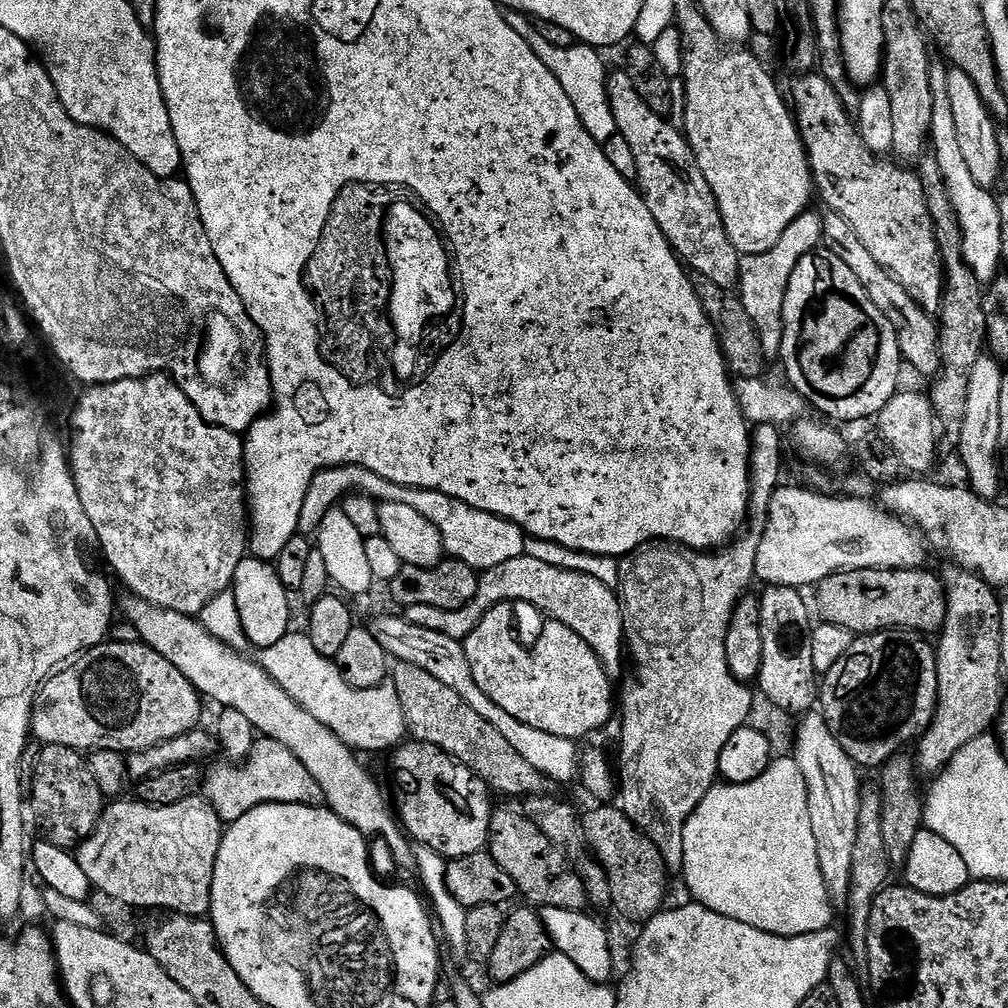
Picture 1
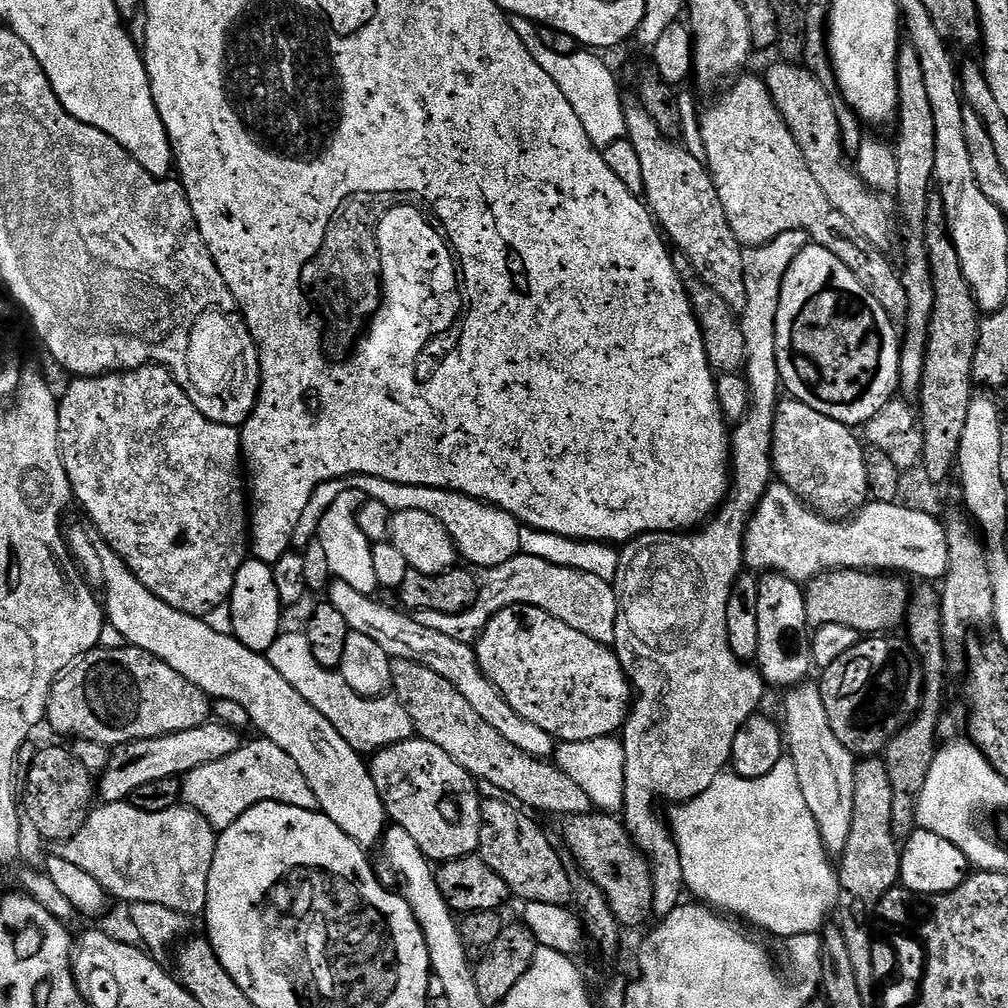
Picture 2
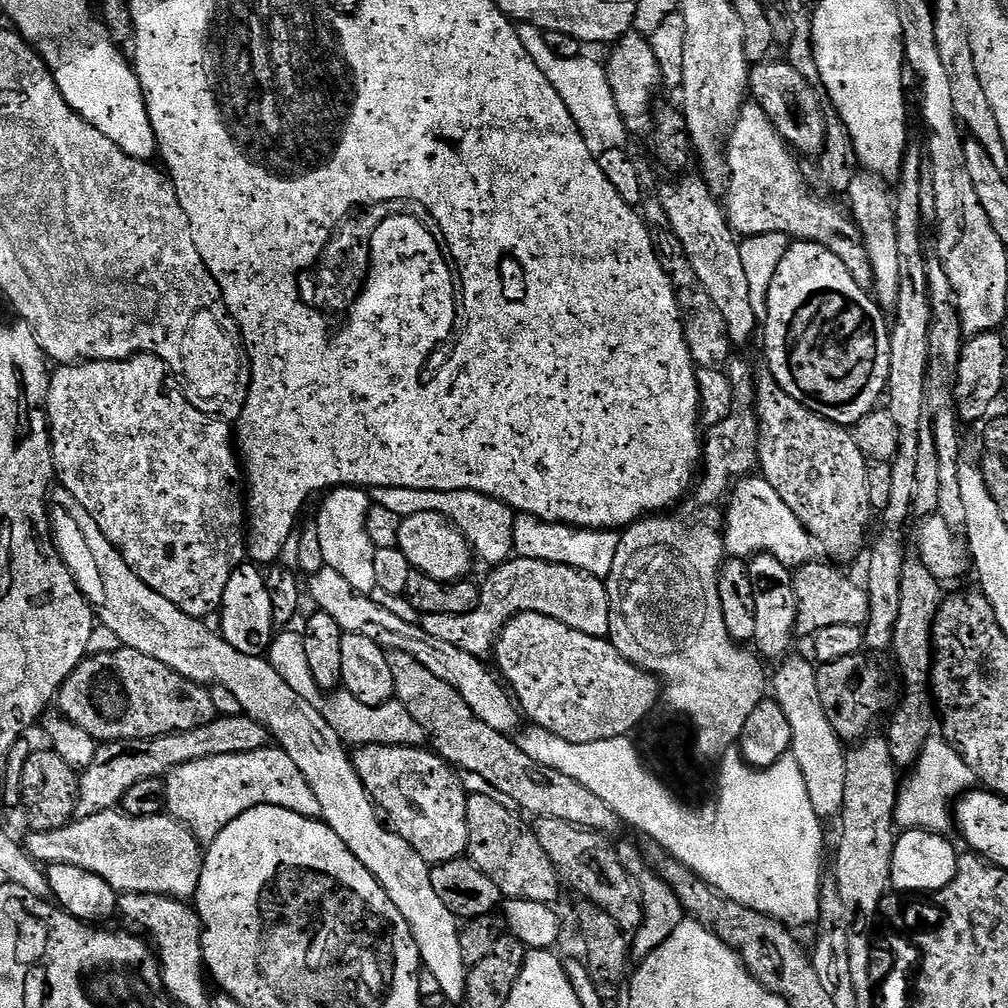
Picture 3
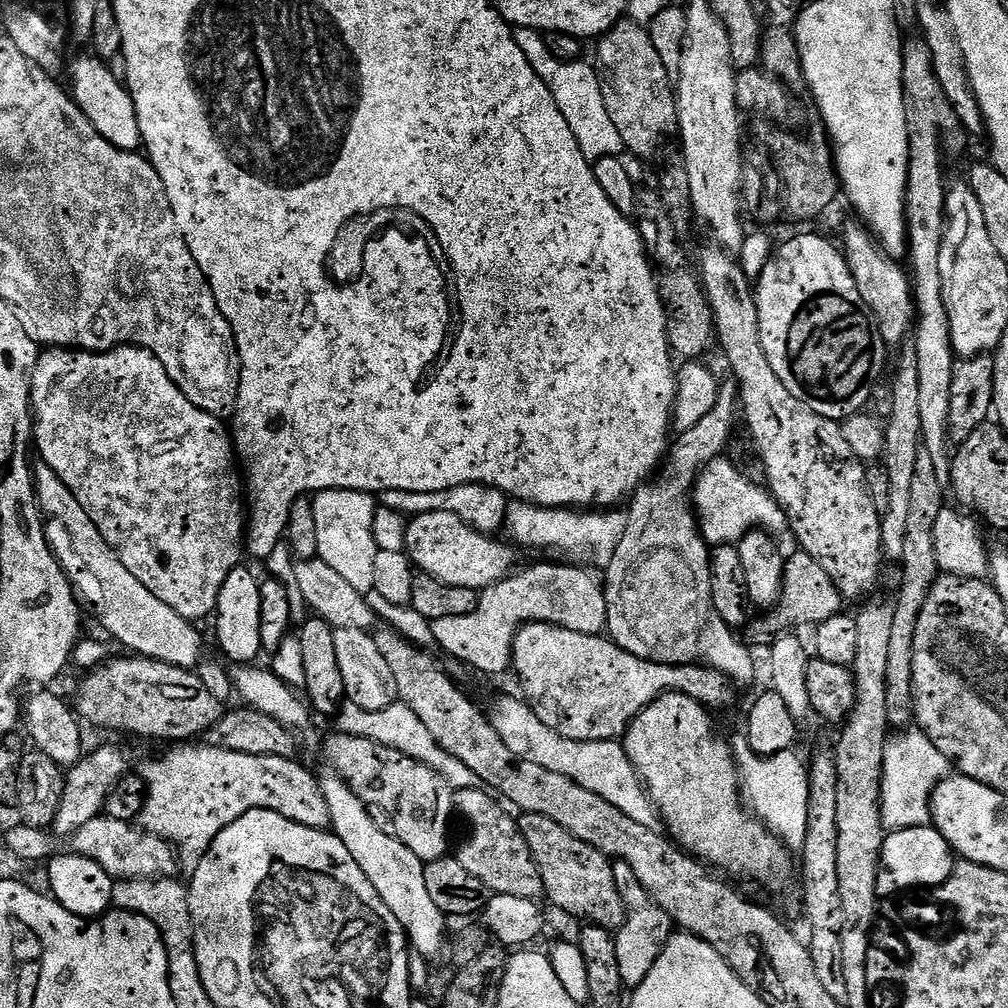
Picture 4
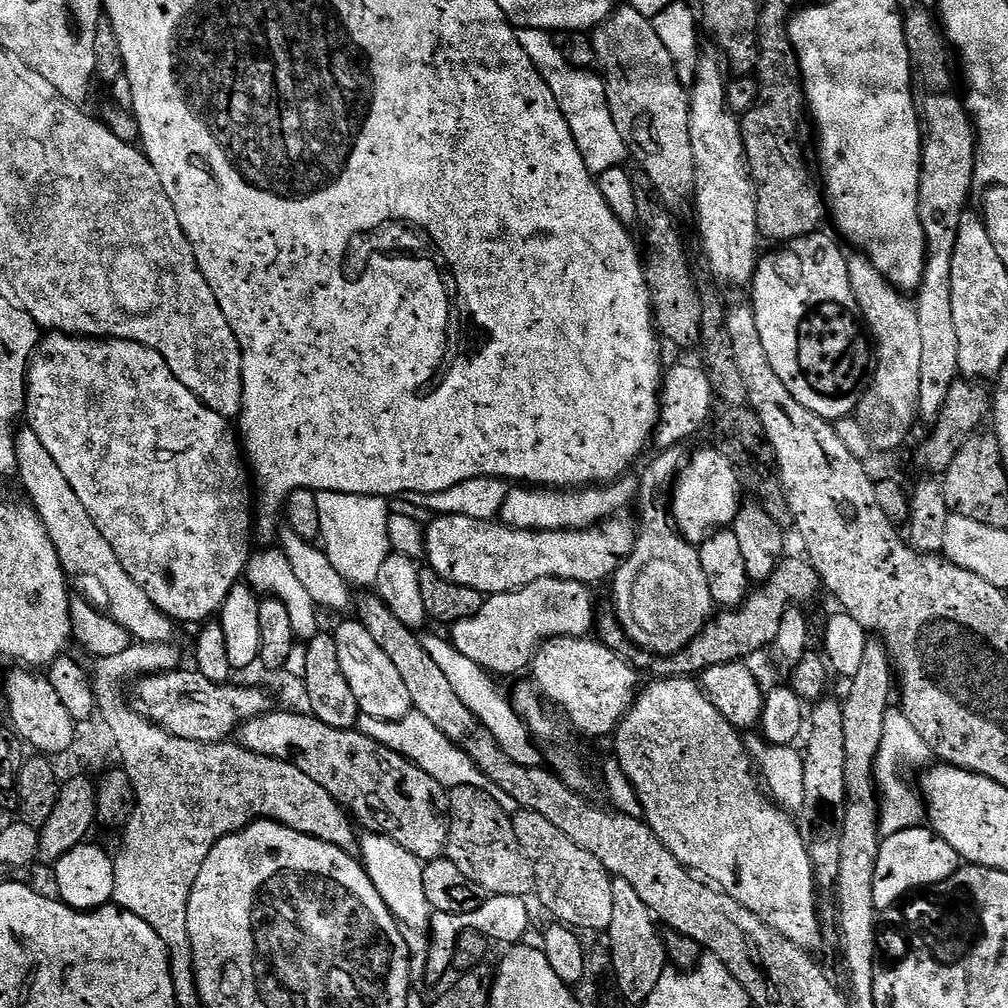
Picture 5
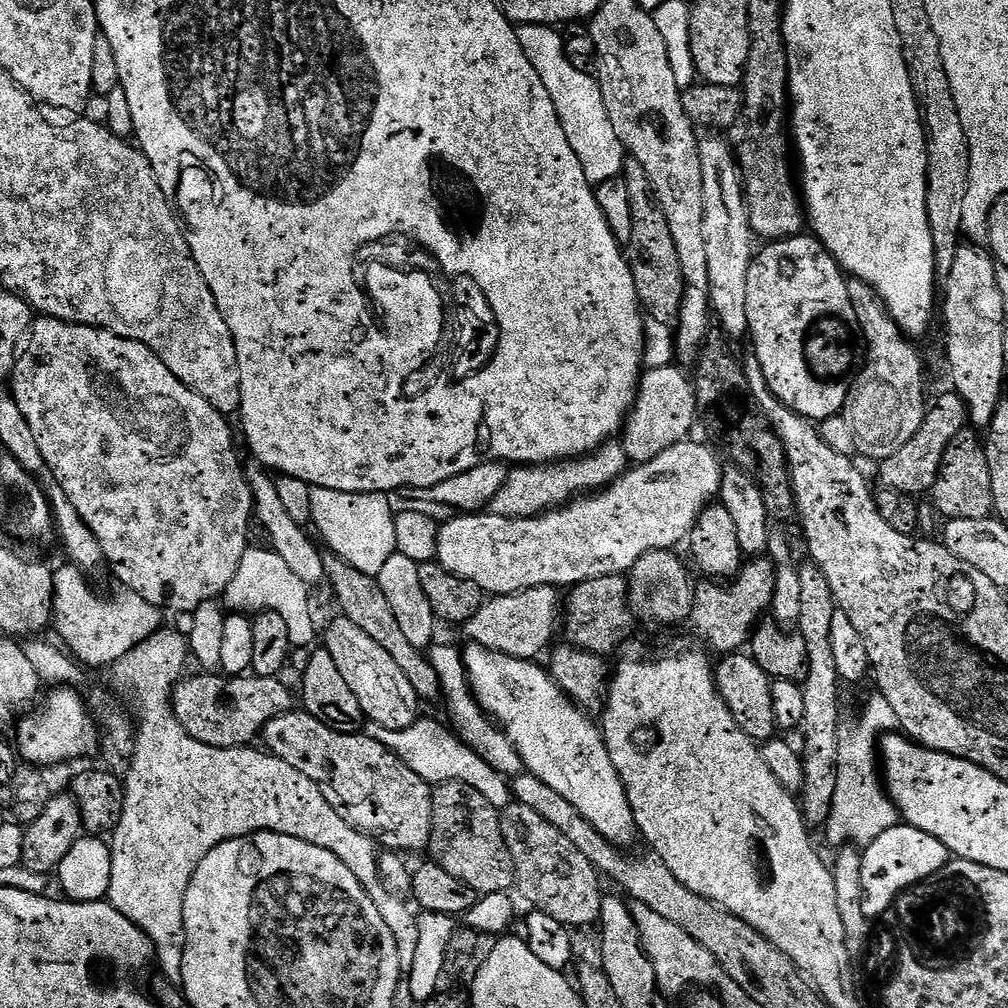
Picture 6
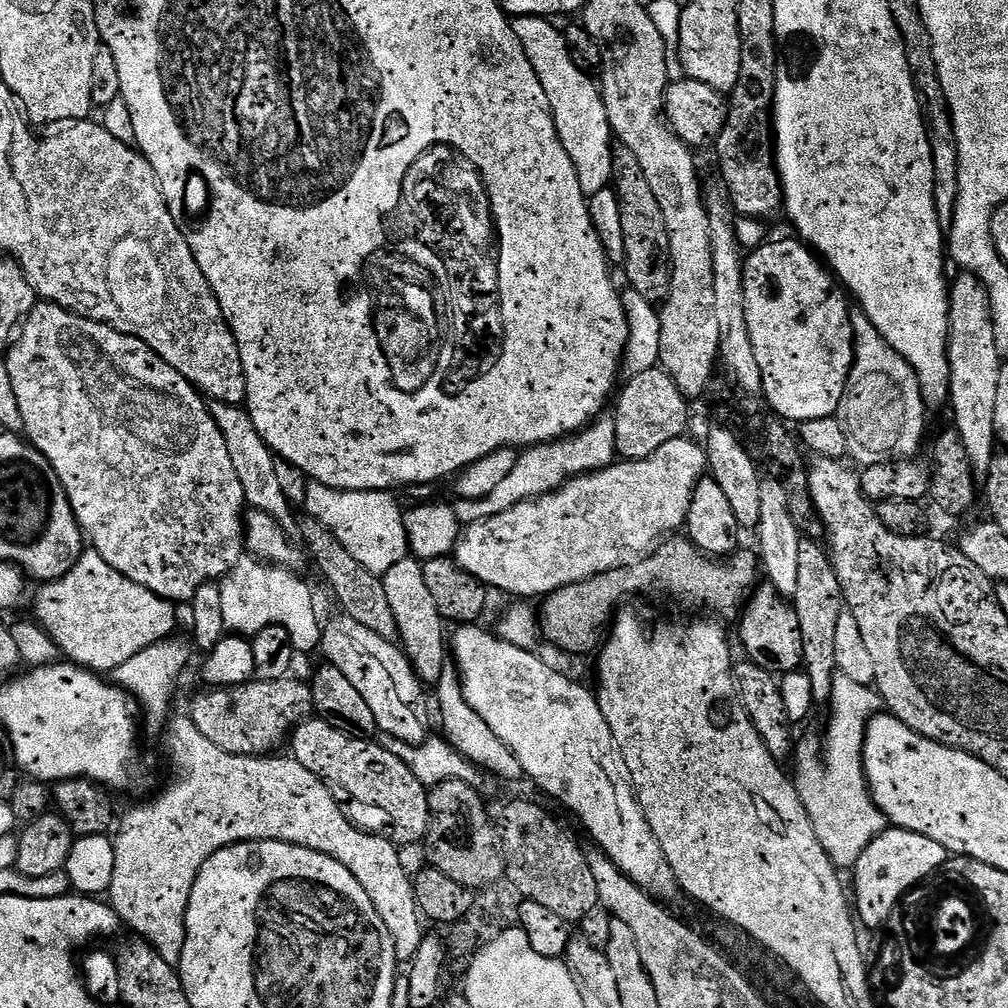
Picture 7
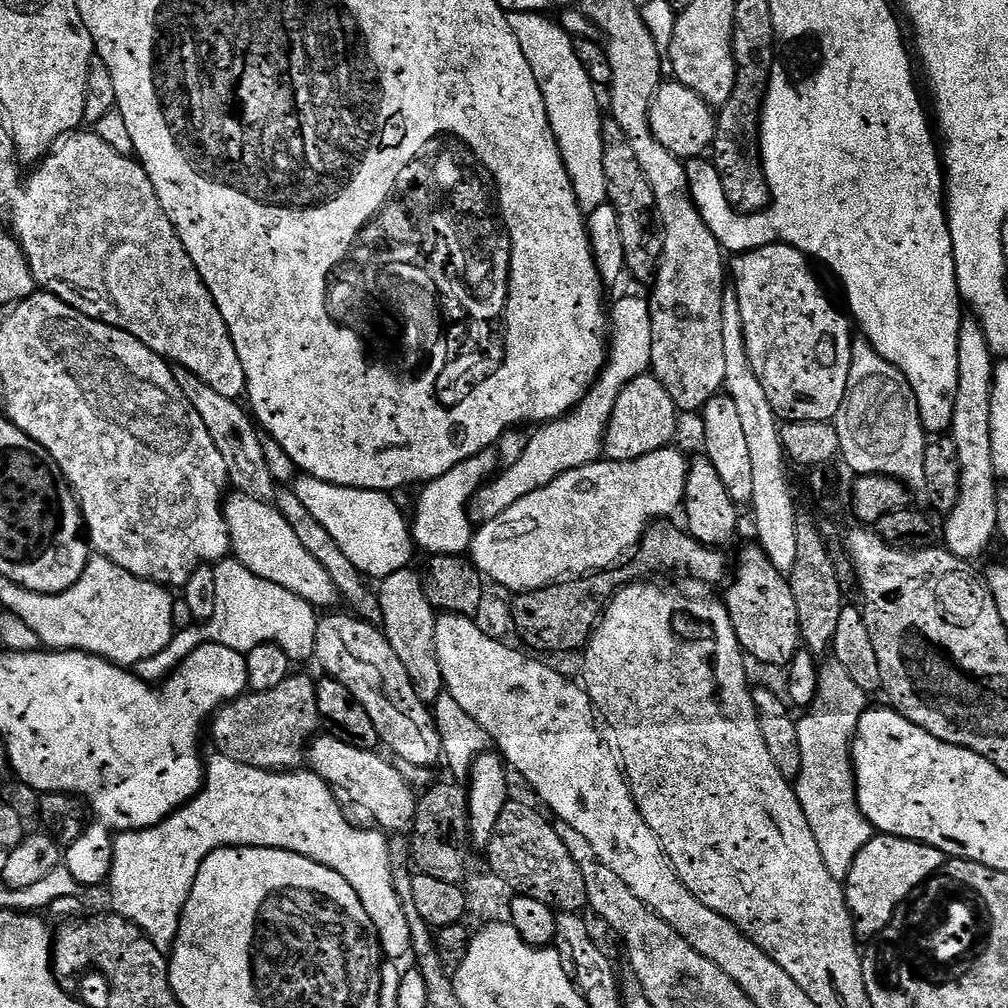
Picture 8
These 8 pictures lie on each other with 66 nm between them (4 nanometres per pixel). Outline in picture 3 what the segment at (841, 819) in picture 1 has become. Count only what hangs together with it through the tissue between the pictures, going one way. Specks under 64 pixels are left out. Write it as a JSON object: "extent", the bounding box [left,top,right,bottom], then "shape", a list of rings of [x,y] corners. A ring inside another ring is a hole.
{"extent":[770,654,846,821],"shape":[[[792,654],[779,665],[780,668],[770,680],[770,692],[776,704],[782,706],[782,714],[786,714],[790,722],[790,738],[792,747],[790,754],[798,762],[798,770],[802,770],[802,778],[806,780],[806,790],[810,792],[810,802],[820,815],[821,821],[839,817],[842,810],[842,798],[846,790],[846,755],[845,745],[836,735],[834,726],[830,726],[830,718],[826,718],[826,710],[822,710],[822,698],[818,698],[817,665],[811,659]]]}

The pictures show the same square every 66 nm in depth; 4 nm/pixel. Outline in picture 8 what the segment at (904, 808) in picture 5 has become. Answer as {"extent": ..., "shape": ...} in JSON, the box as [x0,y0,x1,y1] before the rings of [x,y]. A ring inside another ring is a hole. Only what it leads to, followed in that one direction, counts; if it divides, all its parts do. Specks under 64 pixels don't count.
{"extent":[794,658,870,882],"shape":[[[828,658],[819,669],[816,696],[796,721],[802,766],[794,787],[802,814],[806,814],[806,822],[810,822],[814,842],[818,842],[822,862],[826,862],[826,870],[830,870],[834,879],[843,882],[850,874],[850,866],[854,866],[854,858],[858,858],[870,839],[870,825],[858,806],[856,771],[852,769],[852,742],[870,700],[850,679],[850,674],[846,674],[842,662]]]}

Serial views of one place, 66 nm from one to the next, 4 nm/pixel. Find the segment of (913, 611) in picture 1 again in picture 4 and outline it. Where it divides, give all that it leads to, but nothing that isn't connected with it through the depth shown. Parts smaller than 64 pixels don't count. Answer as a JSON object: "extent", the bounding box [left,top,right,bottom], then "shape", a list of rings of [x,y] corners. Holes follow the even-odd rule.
{"extent":[746,550,846,646],"shape":[[[796,550],[793,556],[787,557],[784,565],[784,589],[780,595],[780,602],[775,608],[771,609],[767,614],[759,620],[753,619],[747,625],[746,636],[747,643],[752,646],[756,644],[771,645],[776,637],[781,635],[791,624],[797,624],[798,627],[804,628],[815,626],[826,622],[830,618],[841,615],[842,606],[845,607],[846,601],[840,595],[838,586],[834,586],[834,582],[830,578],[830,574],[826,574],[826,570],[822,570],[822,566],[818,566],[818,562],[814,562],[814,558],[810,558],[810,554],[806,554],[803,550]]]}

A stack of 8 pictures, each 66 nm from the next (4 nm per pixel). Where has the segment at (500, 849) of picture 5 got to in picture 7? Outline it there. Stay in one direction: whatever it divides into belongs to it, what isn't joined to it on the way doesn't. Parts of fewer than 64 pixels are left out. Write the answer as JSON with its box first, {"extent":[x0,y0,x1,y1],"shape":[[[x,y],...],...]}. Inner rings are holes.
{"extent":[422,780,505,890],"shape":[[[447,780],[436,785],[428,794],[428,832],[422,841],[429,865],[446,878],[462,882],[473,890],[491,888],[505,879],[504,856],[500,853],[498,828],[488,817],[481,793],[461,780]]]}

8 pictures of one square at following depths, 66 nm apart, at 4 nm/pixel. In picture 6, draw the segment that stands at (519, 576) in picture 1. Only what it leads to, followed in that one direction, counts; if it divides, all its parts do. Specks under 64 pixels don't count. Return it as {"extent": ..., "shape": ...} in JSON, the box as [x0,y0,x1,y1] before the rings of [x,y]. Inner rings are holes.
{"extent":[466,588,562,660],"shape":[[[531,588],[509,596],[485,599],[482,610],[474,614],[466,625],[471,643],[513,656],[519,660],[537,659],[536,655],[556,636],[556,627],[562,624],[562,596],[555,588]]]}

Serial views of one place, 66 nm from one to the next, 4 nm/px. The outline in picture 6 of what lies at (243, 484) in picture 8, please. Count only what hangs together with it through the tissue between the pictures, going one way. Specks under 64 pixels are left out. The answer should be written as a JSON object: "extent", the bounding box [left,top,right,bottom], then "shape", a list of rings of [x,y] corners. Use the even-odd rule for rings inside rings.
{"extent":[247,462,326,586],"shape":[[[255,462],[247,465],[248,485],[252,491],[252,503],[254,505],[254,516],[262,527],[268,531],[268,536],[272,539],[271,551],[277,552],[286,561],[286,566],[290,566],[293,574],[298,574],[302,583],[309,586],[315,584],[323,585],[326,577],[324,574],[324,552],[316,549],[317,541],[307,536],[305,529],[294,518],[290,518],[290,513],[285,509],[281,495],[278,494],[276,485],[277,477],[262,464]]]}

